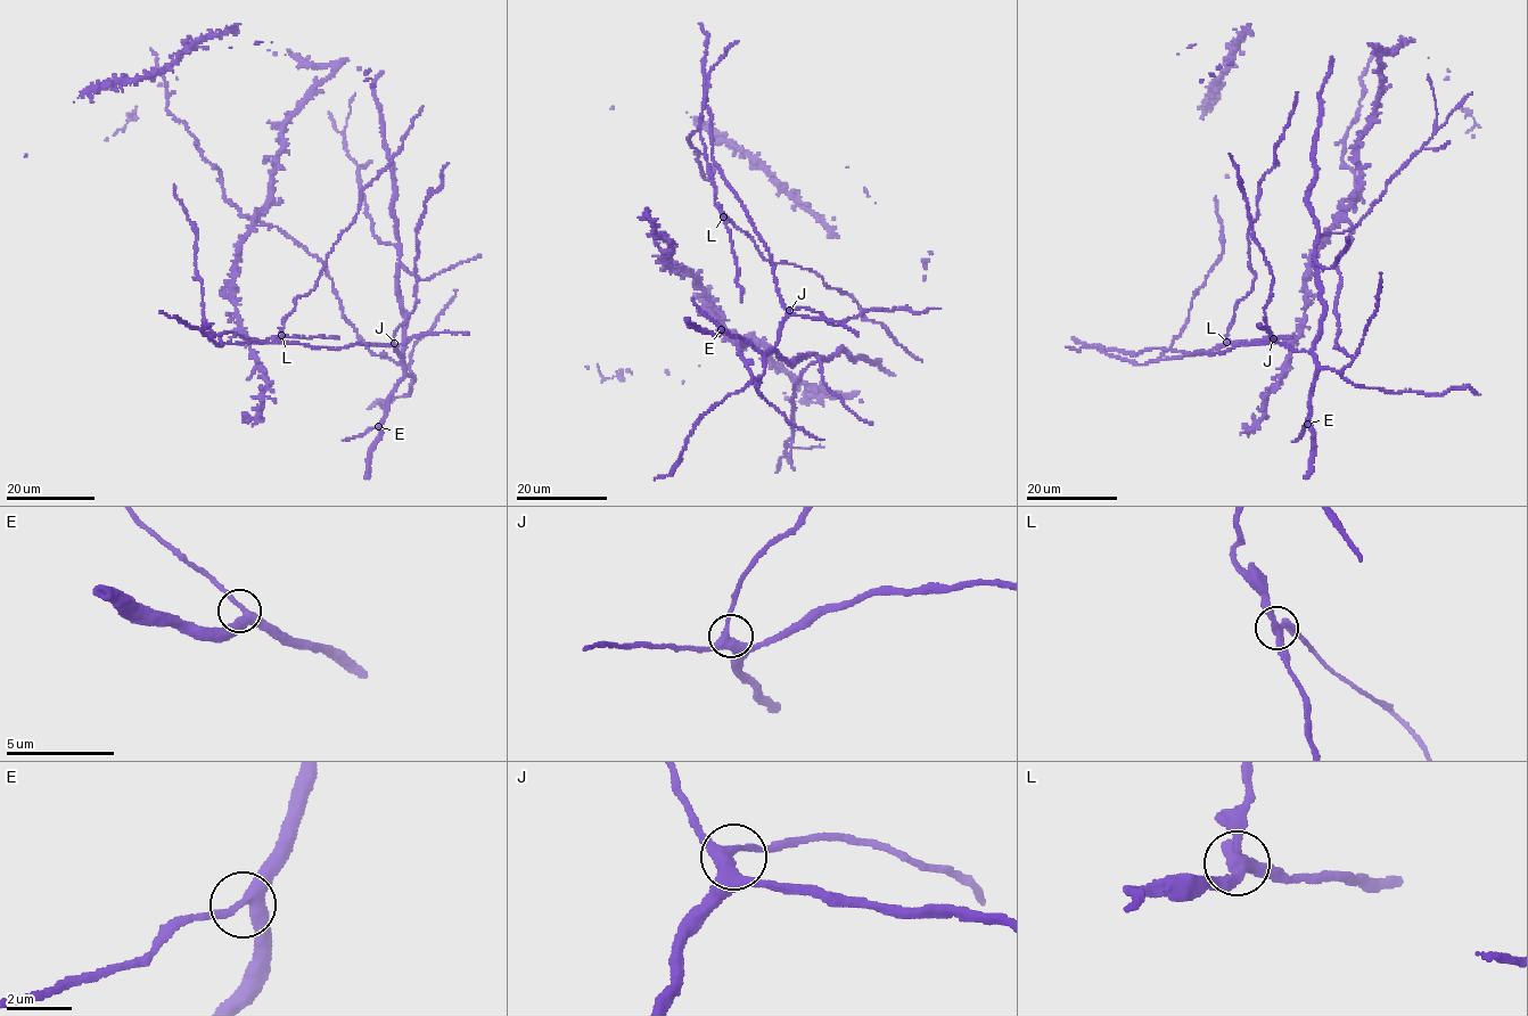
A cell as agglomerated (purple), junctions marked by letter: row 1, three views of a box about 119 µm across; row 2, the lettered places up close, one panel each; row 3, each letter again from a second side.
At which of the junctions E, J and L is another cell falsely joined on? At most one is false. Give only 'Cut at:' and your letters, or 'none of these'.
Cut at: L

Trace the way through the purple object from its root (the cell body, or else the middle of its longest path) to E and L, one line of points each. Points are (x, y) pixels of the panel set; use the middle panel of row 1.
E: (786, 310), (778, 343), (764, 353), (721, 329)
L: (786, 310), (767, 248), (712, 158), (708, 165), (715, 189), (715, 204), (723, 216)

